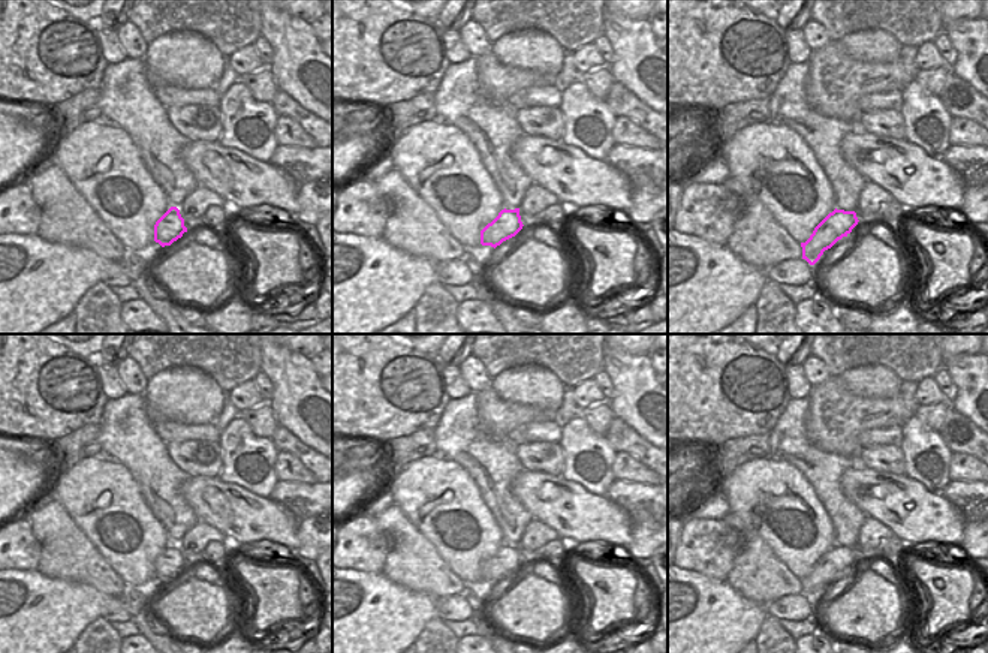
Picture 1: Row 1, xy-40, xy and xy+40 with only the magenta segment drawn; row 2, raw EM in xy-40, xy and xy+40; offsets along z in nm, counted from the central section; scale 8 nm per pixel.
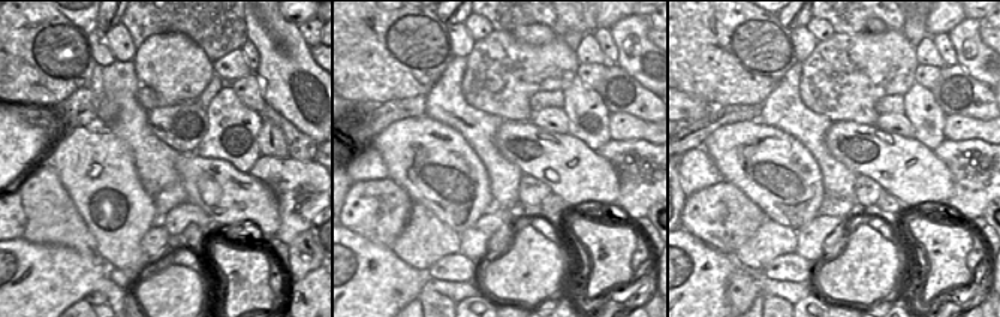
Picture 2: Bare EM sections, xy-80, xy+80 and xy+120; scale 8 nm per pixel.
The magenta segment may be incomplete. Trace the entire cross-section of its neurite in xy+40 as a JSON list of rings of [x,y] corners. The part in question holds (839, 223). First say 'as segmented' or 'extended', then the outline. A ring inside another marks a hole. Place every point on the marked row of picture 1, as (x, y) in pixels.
as segmented; [[[835,208],[814,228],[810,238],[801,243],[802,259],[814,265],[823,252],[831,249],[843,237],[847,237],[858,222],[855,211]]]

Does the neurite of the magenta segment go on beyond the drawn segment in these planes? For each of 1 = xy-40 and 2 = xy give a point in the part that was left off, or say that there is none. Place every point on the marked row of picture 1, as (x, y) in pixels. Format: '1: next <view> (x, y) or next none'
1: next none
2: next none

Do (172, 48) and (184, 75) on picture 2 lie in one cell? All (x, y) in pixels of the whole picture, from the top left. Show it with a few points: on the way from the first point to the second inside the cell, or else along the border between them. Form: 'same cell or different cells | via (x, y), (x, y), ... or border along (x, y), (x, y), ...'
same cell | via (172, 54), (172, 63), (178, 69)

